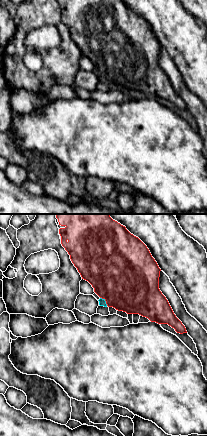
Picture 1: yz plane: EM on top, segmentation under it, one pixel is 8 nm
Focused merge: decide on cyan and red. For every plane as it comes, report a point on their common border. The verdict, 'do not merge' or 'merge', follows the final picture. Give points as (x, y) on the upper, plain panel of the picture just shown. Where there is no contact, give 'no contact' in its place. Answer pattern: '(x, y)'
(105, 77)

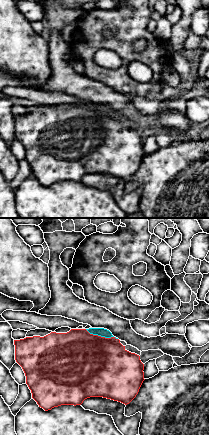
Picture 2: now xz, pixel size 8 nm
(101, 112)

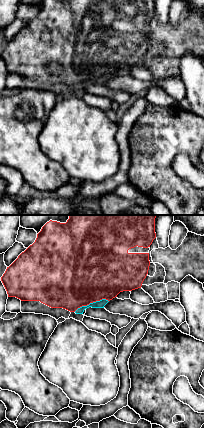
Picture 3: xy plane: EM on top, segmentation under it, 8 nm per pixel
(91, 79)

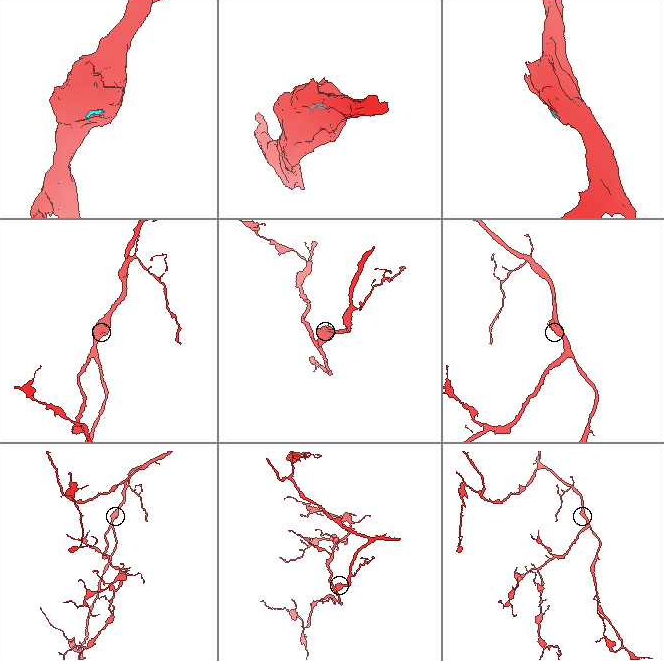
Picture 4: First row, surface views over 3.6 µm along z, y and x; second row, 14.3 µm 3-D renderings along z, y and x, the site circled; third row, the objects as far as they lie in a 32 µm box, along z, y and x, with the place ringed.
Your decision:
merge

